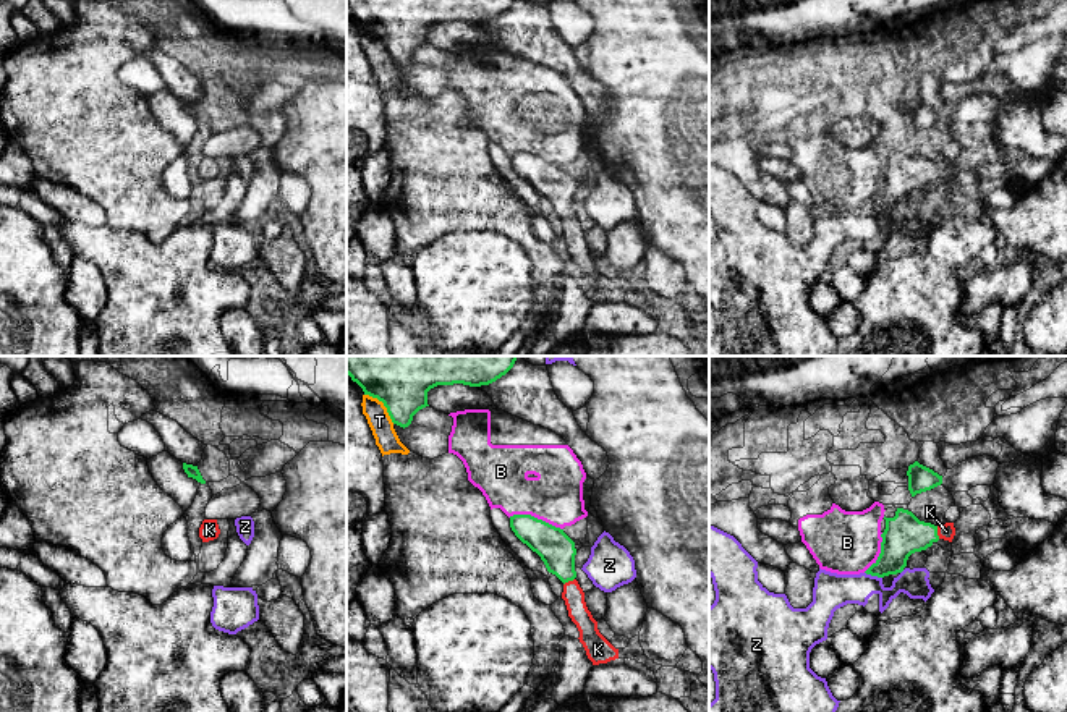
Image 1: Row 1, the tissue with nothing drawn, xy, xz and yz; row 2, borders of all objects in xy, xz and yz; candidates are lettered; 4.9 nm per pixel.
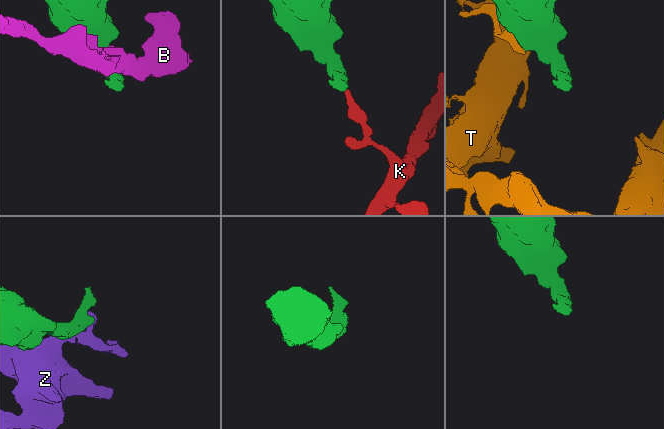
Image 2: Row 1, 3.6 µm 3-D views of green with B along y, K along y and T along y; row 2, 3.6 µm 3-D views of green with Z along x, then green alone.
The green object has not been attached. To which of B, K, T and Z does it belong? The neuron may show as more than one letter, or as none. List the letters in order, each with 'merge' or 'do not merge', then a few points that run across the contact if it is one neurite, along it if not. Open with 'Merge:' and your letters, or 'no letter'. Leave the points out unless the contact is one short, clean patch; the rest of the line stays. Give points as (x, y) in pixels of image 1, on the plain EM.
Merge: K
B: do not merge
K: merge; line yz (904, 172), (936, 170), (946, 169)
T: do not merge
Z: do not merge

